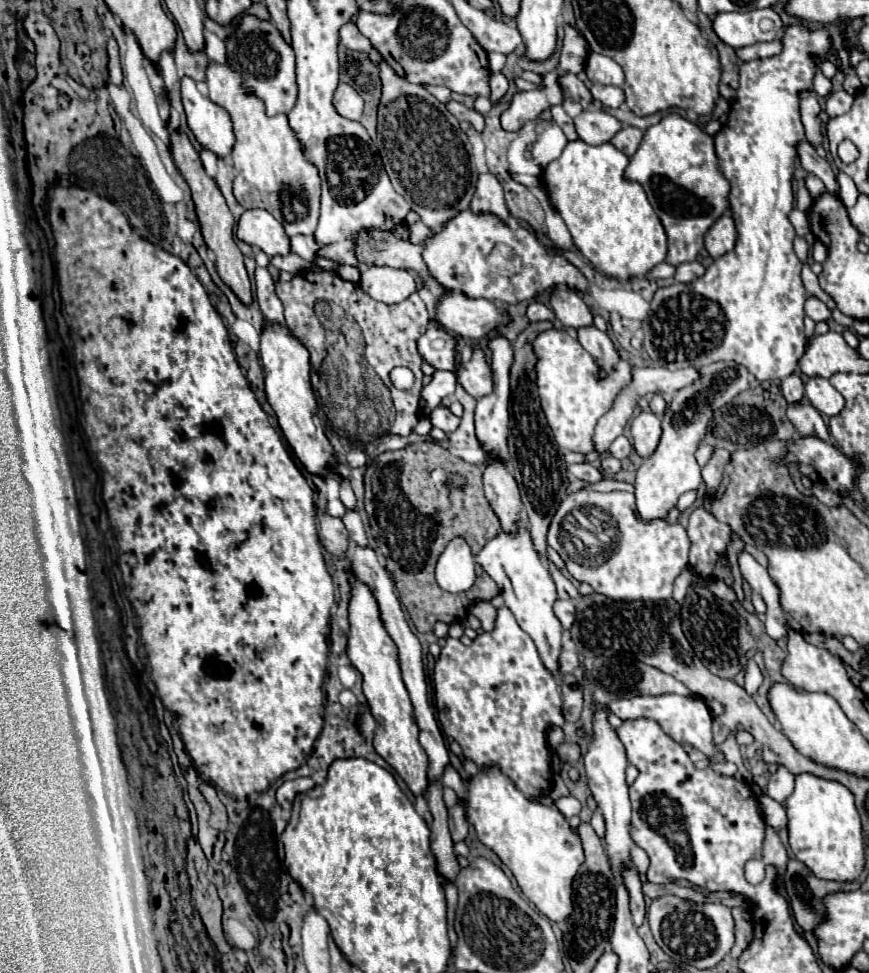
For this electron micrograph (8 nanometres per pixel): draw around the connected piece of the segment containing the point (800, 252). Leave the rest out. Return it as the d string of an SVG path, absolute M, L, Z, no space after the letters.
M796 236L793 241L793 247L795 253L797 253L797 257L803 261L803 265L807 265L807 255L809 255L811 245L803 237Z

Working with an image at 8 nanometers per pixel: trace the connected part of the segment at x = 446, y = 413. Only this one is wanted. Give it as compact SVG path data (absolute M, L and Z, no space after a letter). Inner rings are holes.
M437 407L437 409L429 415L429 419L431 419L431 423L433 423L435 427L439 427L439 429L445 431L445 433L453 433L453 431L459 427L459 423L461 423L461 419L455 417L447 407Z

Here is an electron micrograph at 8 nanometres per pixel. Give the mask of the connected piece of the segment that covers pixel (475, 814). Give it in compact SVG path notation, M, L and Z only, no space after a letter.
M497 769L479 771L467 783L469 821L481 843L491 847L511 869L523 895L551 921L565 923L573 913L573 879L583 863L583 845L579 835L555 807L525 799L521 791Z

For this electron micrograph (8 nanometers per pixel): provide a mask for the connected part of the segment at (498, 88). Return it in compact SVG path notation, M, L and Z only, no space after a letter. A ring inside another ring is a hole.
M495 73L495 75L491 75L489 85L491 85L491 97L489 99L491 99L491 103L497 103L507 93L509 81L507 81L507 77L503 73Z

